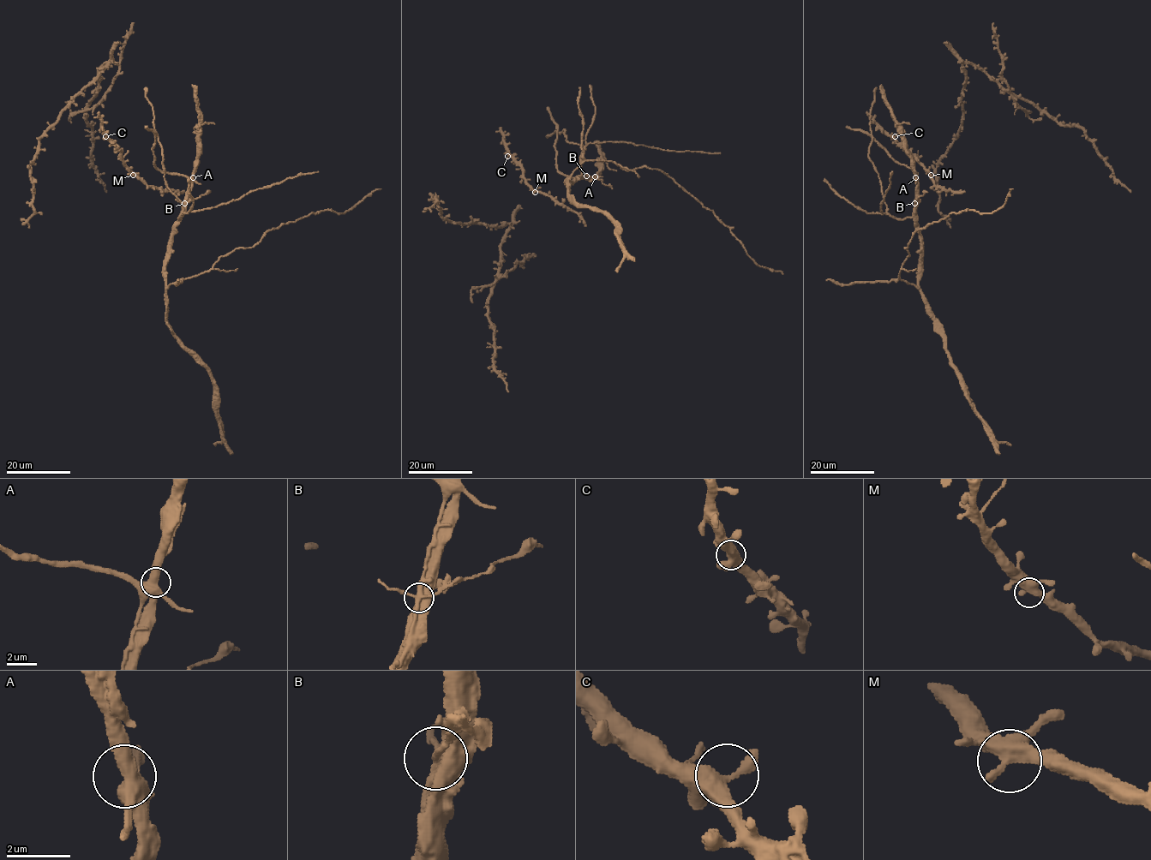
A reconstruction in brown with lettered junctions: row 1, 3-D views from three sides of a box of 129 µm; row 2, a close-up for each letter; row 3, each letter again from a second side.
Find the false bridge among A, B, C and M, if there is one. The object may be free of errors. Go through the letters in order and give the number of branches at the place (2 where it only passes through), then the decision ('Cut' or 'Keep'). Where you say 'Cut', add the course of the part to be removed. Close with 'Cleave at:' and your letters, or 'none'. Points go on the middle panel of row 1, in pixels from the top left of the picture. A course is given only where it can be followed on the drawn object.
A: Branches: 3. Keep
B: Branches: 3. Cut. Course of the part to remove: (586, 176), (600, 179), (612, 188)
C: Branches: 3. Keep
M: Branches: 3. Keep
Cleave at: B

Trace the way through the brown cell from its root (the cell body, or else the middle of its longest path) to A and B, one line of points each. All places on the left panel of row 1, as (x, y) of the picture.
A: (159, 170), (193, 177)
B: (159, 170), (183, 175), (188, 178), (189, 193), (184, 203)

